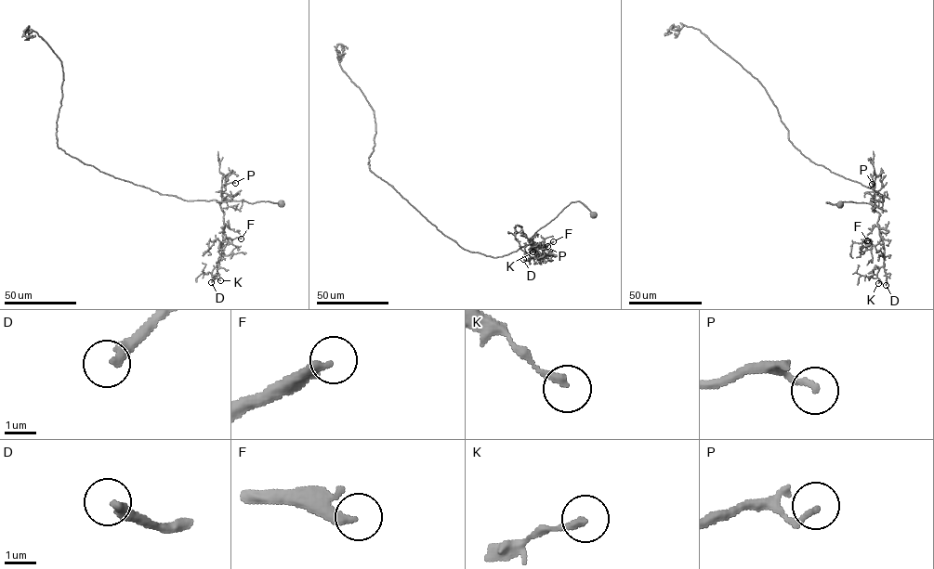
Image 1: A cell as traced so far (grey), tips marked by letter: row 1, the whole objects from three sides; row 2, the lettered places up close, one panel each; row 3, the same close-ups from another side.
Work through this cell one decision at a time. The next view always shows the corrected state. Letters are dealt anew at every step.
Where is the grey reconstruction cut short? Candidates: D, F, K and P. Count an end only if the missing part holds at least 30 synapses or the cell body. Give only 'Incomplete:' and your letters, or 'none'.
Incomplete: D

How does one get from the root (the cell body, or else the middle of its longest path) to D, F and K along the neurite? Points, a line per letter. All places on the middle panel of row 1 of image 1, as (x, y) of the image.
D: (594, 213), (579, 201), (571, 201), (531, 238), (529, 242), (536, 252), (533, 258), (523, 259)
F: (594, 213), (579, 201), (571, 201), (541, 227), (529, 242), (537, 255), (533, 245), (553, 241)
K: (594, 213), (579, 201), (571, 201), (531, 238), (529, 242), (536, 252), (534, 256), (523, 251), (532, 252)

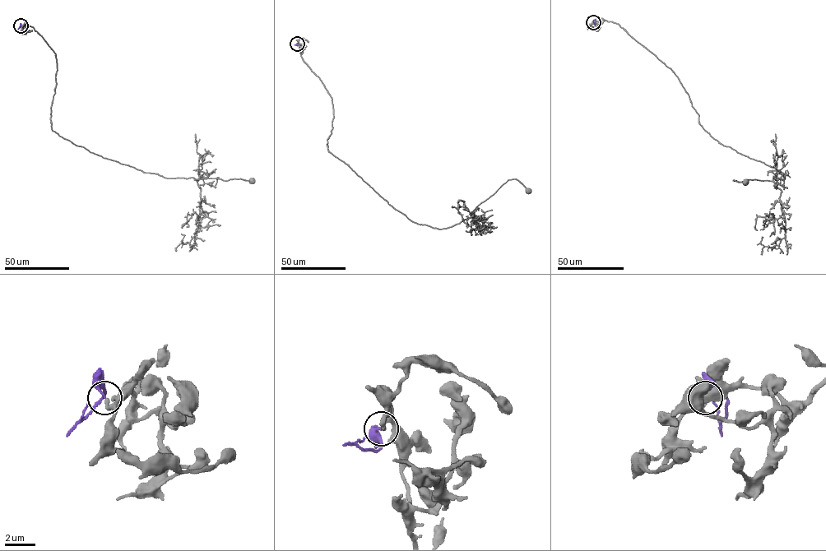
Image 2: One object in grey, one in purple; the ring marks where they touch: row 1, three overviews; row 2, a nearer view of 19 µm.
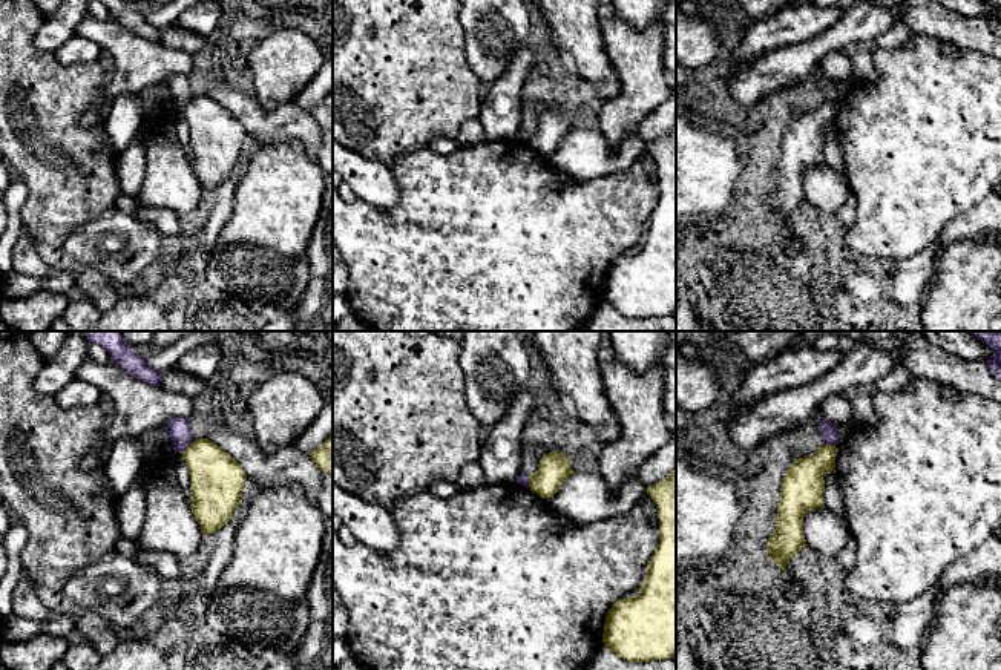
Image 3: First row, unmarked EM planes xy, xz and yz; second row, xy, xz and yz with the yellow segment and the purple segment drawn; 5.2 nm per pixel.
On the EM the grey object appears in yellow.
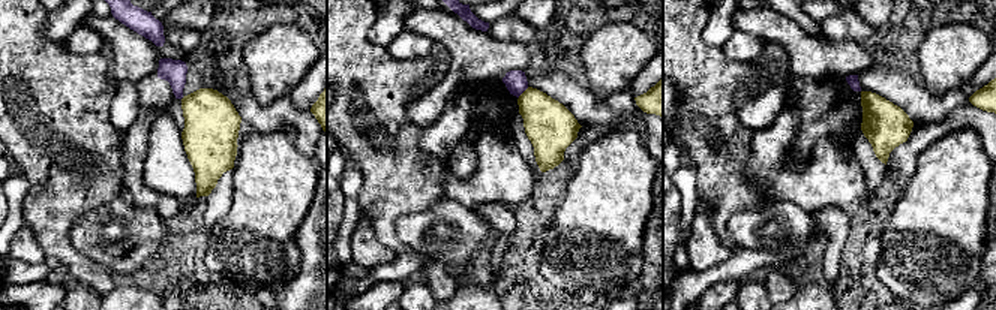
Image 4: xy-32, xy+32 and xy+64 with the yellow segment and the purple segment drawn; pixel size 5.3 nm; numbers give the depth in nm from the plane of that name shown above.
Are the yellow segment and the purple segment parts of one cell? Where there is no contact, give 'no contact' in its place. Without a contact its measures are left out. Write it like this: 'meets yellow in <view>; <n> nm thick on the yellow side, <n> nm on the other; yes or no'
meets yellow in yz; 220 nm thick on the yellow side, 90 nm on the other; no

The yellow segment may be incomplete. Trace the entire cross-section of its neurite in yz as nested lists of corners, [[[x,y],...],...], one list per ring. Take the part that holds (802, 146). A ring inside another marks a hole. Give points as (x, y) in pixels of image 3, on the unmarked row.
[[[822,101],[814,110],[796,117],[786,126],[777,161],[774,190],[766,198],[766,212],[785,230],[786,221],[805,205],[803,173],[825,163],[825,130],[835,129],[835,101]]]

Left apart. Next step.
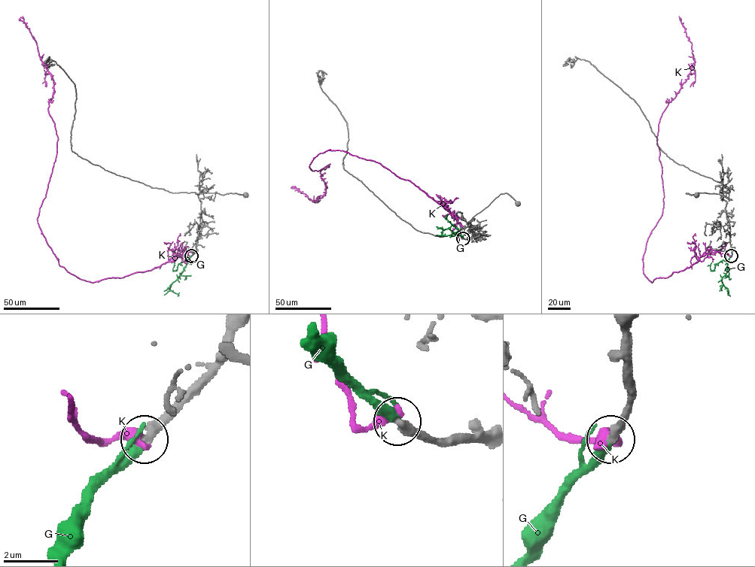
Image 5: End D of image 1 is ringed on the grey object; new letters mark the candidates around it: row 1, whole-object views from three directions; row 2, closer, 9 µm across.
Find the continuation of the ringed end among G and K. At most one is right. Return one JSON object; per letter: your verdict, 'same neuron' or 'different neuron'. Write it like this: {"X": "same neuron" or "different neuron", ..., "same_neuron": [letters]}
{"G": "same neuron", "K": "different neuron", "same_neuron": ["G"]}

